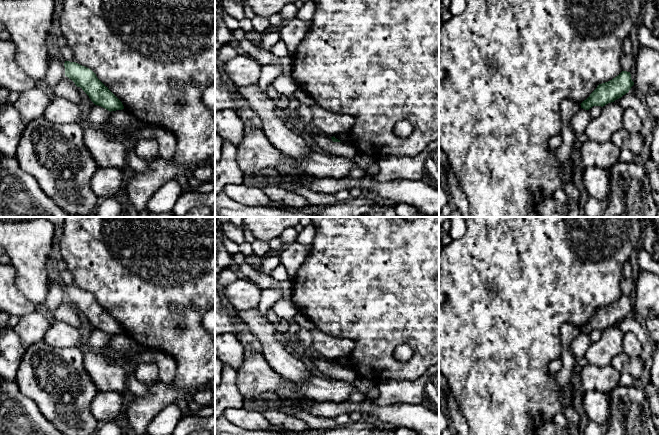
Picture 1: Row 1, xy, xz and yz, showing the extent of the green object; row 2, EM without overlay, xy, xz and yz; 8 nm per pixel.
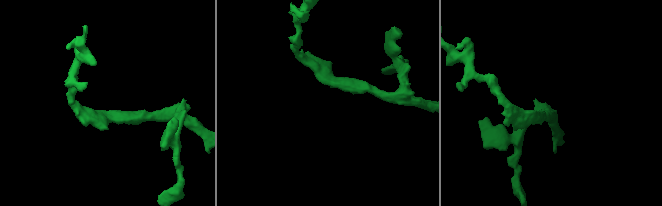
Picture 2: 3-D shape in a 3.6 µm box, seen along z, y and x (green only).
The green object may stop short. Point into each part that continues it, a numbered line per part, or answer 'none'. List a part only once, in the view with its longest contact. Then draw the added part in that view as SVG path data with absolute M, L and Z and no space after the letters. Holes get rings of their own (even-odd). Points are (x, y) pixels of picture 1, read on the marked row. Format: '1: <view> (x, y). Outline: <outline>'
none

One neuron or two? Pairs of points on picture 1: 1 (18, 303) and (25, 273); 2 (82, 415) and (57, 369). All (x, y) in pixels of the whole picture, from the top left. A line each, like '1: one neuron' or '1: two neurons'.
1: two neurons
2: one neuron

